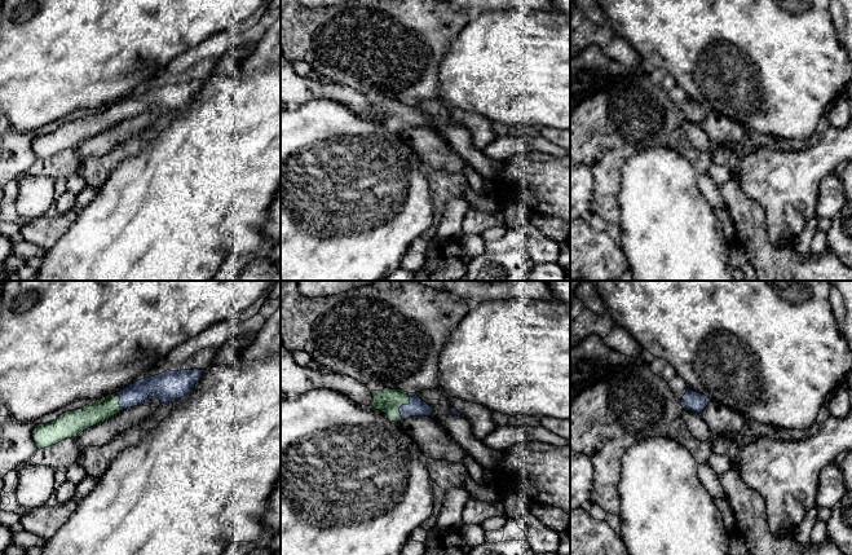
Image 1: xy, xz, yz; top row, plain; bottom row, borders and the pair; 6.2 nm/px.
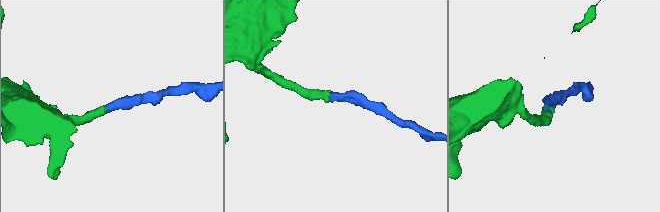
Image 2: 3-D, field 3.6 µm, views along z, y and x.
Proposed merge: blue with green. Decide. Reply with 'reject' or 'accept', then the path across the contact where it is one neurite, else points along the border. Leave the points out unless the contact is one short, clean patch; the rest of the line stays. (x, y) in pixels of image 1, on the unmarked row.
accept; way xz (416, 118), (404, 115), (389, 111)

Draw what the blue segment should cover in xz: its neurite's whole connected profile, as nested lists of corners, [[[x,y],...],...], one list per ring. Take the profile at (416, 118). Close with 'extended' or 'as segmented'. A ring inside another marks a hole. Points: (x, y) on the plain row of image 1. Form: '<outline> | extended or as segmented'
[[[403,100],[371,101],[372,118],[388,125],[390,132],[399,132],[410,127],[429,127],[433,119],[416,103],[407,103]]] | extended

